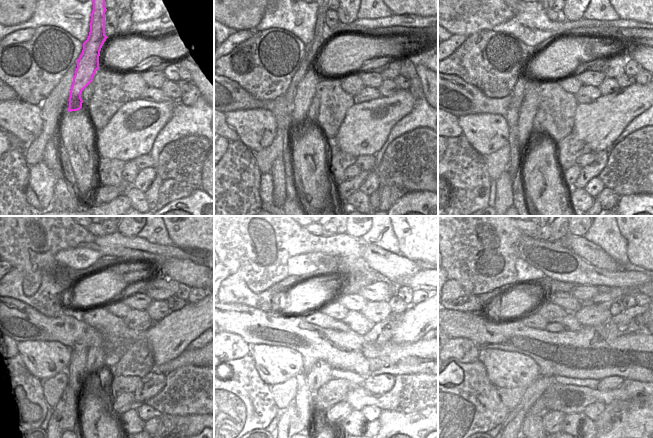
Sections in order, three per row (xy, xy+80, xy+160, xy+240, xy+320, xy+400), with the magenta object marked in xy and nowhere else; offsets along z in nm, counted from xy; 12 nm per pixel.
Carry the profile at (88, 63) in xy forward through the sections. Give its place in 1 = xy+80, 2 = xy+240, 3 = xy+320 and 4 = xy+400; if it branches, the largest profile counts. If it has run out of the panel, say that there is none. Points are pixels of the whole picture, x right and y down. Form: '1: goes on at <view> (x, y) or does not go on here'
1: goes on at xy+80 (306, 88)
2: goes on at xy+240 (76, 370)
3: goes on at xy+320 (308, 419)
4: goes on at xy+400 (529, 419)

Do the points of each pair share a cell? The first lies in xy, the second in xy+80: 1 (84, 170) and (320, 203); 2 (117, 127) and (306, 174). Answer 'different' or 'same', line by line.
1: same
2: different

